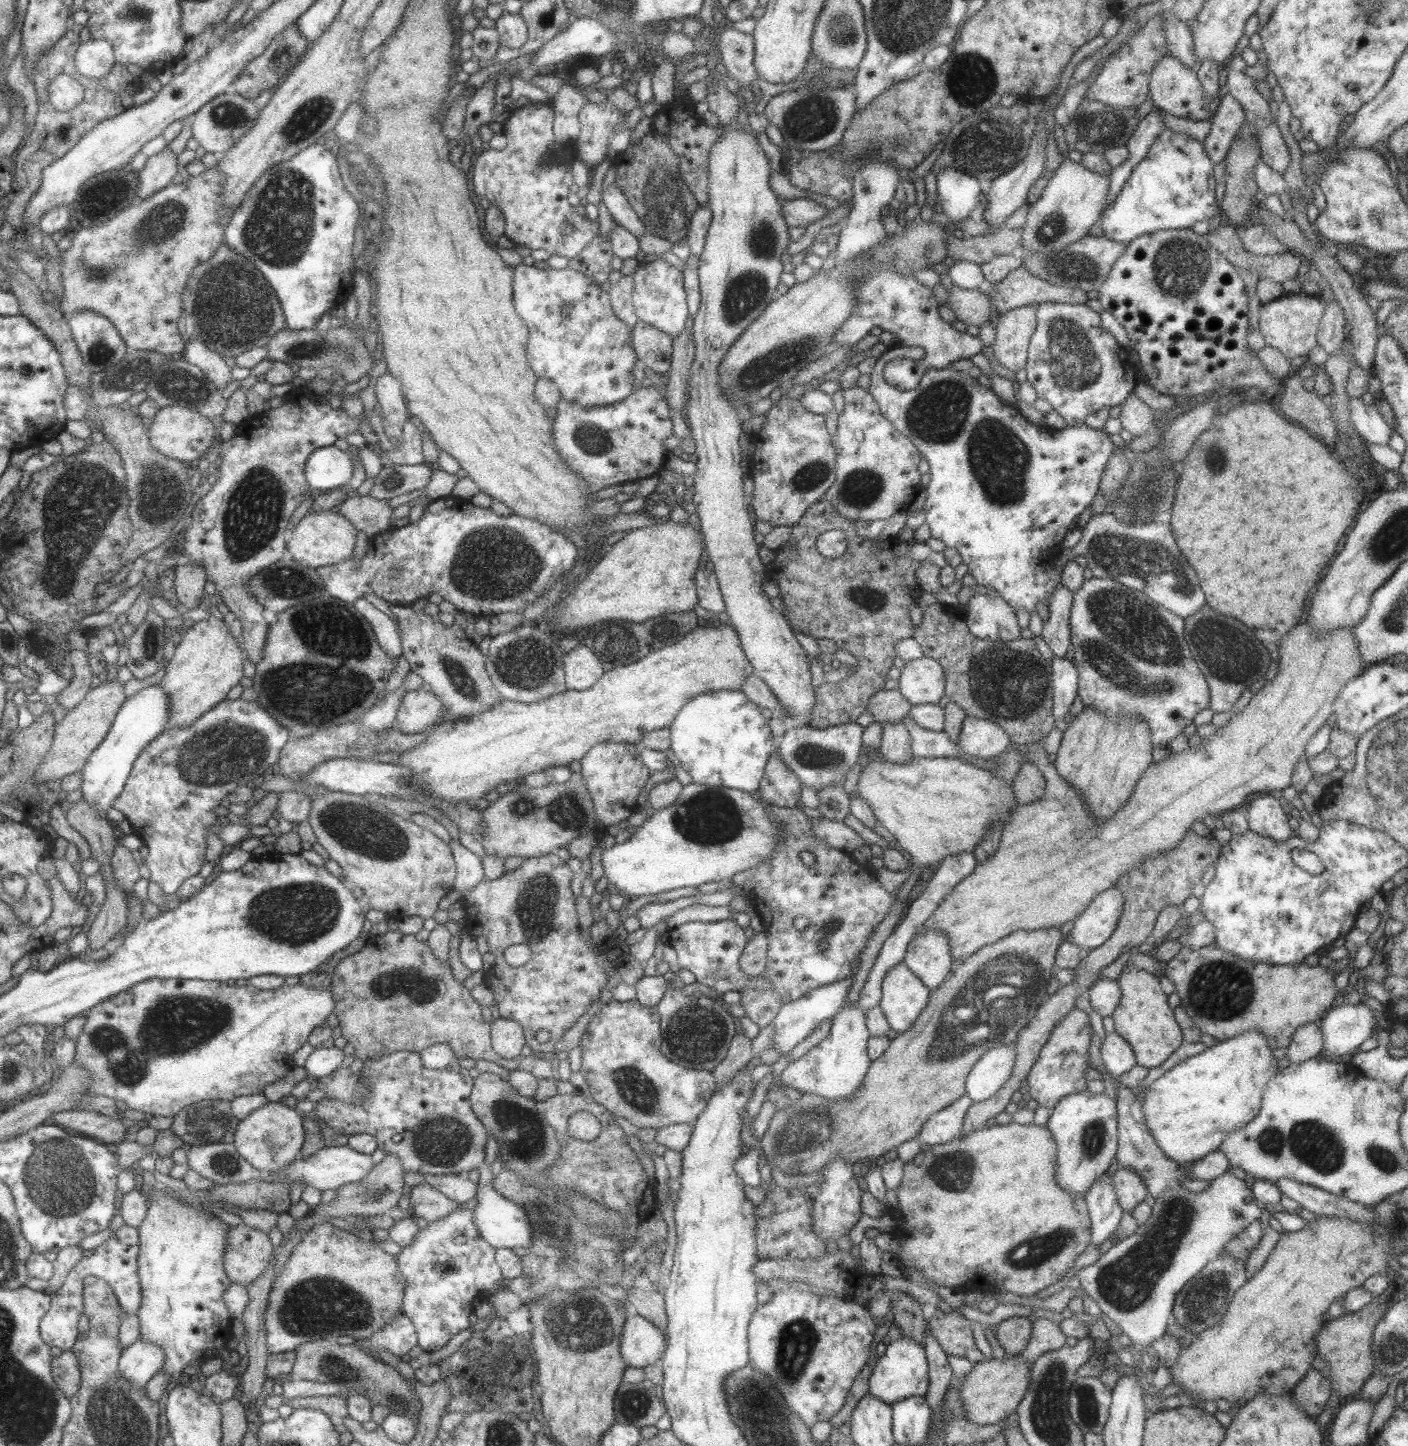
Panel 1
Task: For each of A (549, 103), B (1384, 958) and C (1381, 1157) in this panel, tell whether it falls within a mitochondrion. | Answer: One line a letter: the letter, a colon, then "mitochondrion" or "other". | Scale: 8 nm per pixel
A: other
B: other
C: mitochondrion

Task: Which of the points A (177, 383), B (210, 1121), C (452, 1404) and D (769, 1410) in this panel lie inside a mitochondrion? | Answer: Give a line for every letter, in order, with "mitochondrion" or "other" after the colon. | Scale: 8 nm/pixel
A: mitochondrion
B: mitochondrion
C: other
D: mitochondrion

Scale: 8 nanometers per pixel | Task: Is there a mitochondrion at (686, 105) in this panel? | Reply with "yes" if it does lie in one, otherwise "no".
no

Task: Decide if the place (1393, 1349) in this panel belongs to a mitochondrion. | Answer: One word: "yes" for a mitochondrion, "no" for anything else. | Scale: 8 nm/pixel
yes

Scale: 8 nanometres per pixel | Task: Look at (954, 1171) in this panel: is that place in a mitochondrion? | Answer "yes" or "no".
yes

